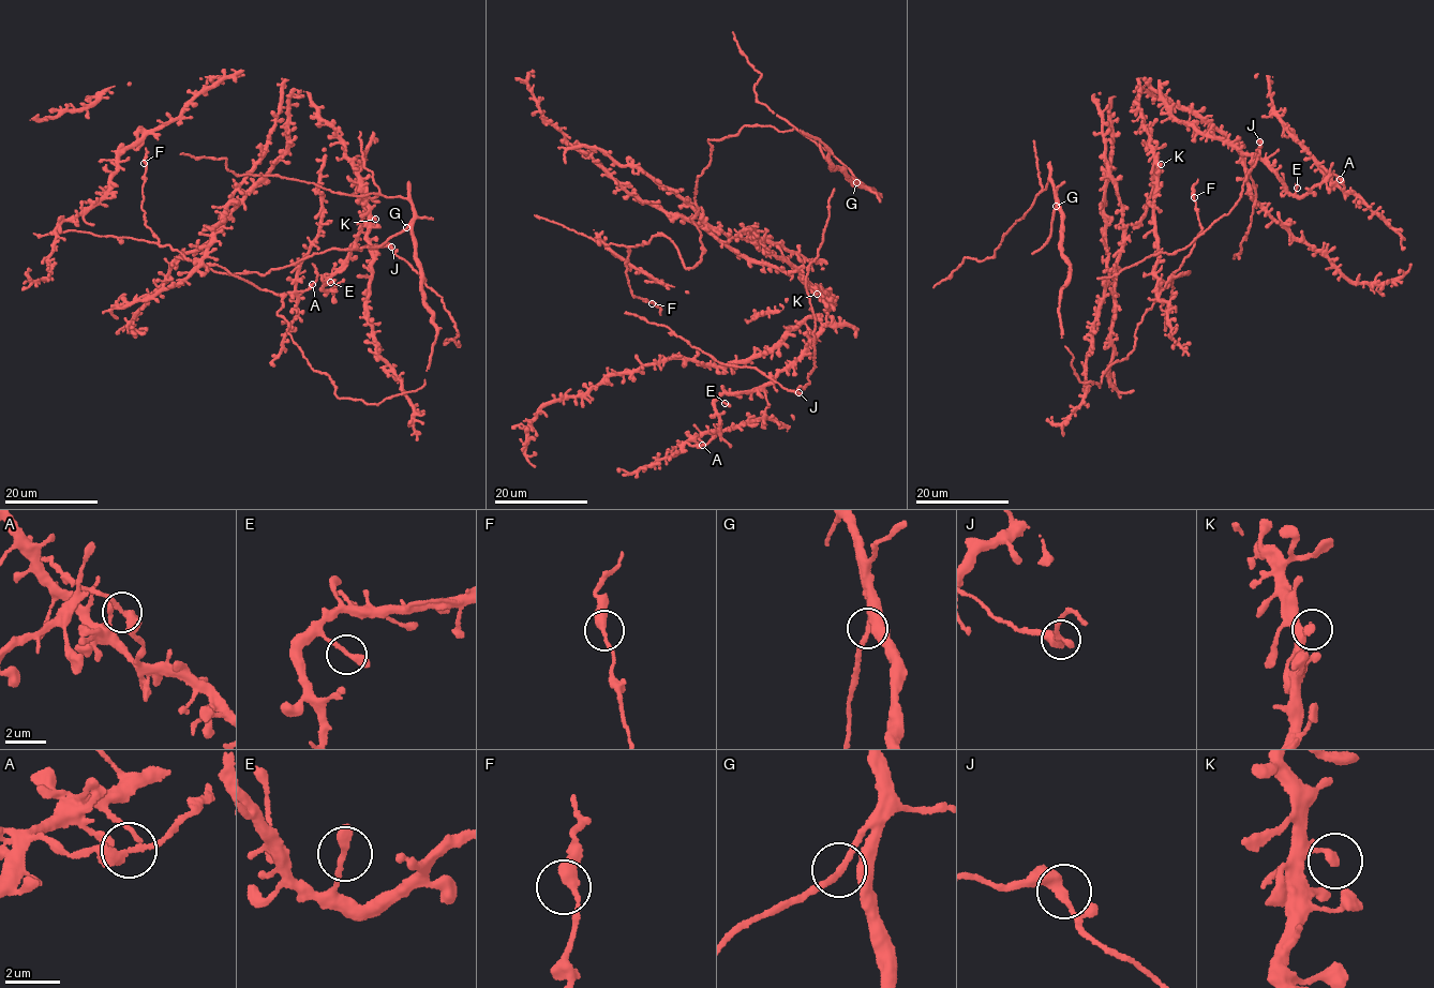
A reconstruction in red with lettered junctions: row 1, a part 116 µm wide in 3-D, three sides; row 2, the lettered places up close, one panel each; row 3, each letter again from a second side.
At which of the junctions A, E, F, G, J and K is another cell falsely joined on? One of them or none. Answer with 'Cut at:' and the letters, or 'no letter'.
Cut at: A

